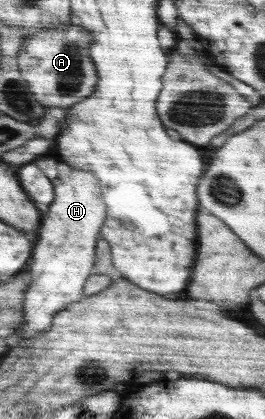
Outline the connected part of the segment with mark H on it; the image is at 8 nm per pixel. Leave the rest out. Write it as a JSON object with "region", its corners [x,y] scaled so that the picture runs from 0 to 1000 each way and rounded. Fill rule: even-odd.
{"region":[[[275,406],[219,420],[230,439],[204,446],[208,475],[192,482],[170,511],[166,532],[151,551],[151,570],[136,580],[136,606],[125,625],[109,630],[109,690],[94,692],[94,776],[79,778],[75,809],[117,809],[155,802],[155,795],[196,780],[200,761],[215,747],[253,740],[253,733],[306,716],[317,680],[343,661],[343,644],[362,632],[362,582],[374,578],[377,554],[400,516],[400,489],[389,477],[389,451],[374,432],[336,411]]]}

